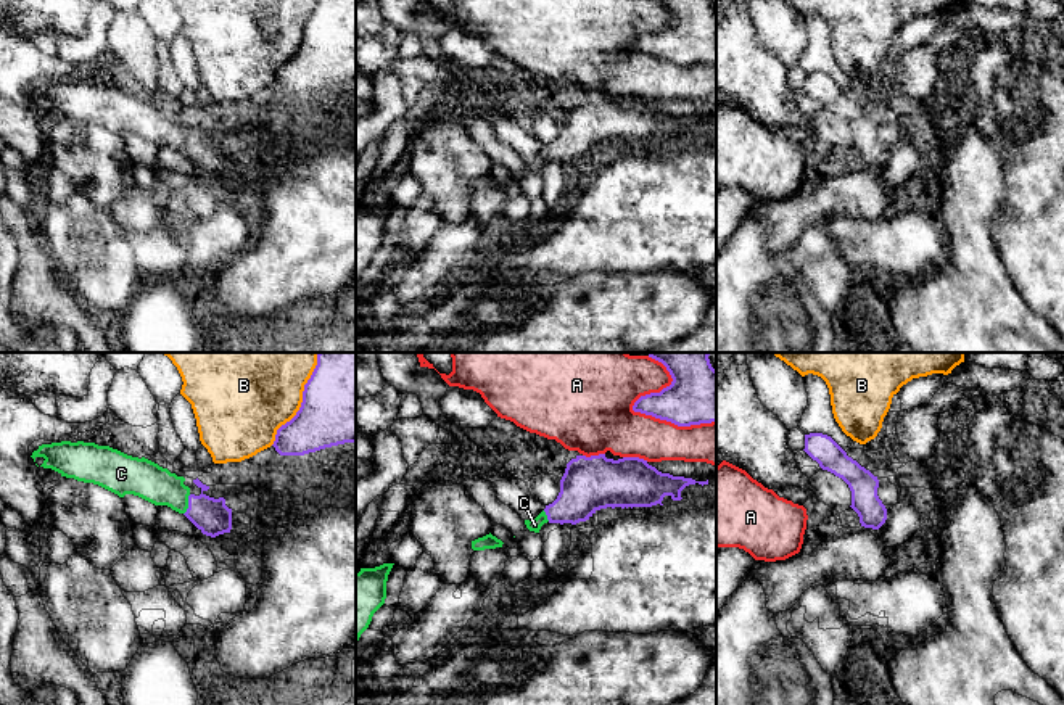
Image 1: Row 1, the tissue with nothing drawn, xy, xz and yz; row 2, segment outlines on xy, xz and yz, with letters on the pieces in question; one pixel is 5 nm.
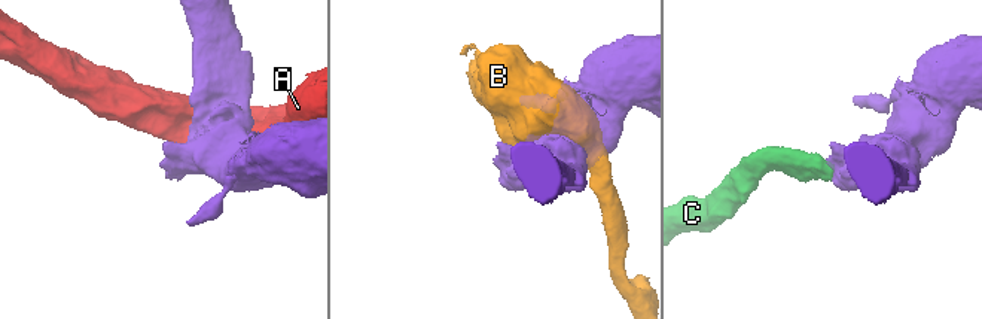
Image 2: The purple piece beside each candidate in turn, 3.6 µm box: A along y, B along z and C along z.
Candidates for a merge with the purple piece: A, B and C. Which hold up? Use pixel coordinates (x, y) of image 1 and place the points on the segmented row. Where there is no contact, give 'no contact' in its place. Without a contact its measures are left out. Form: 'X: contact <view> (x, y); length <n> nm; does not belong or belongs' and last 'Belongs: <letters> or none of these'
A: contact xz (636, 411); length 480 nm; does not belong
B: contact xy (303, 399); length 500 nm; does not belong
C: contact xy (189, 504); length 110 nm; belongs
Belongs: C

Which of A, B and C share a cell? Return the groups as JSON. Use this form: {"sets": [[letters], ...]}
{"sets": [["A"], ["B"], ["C"]]}

